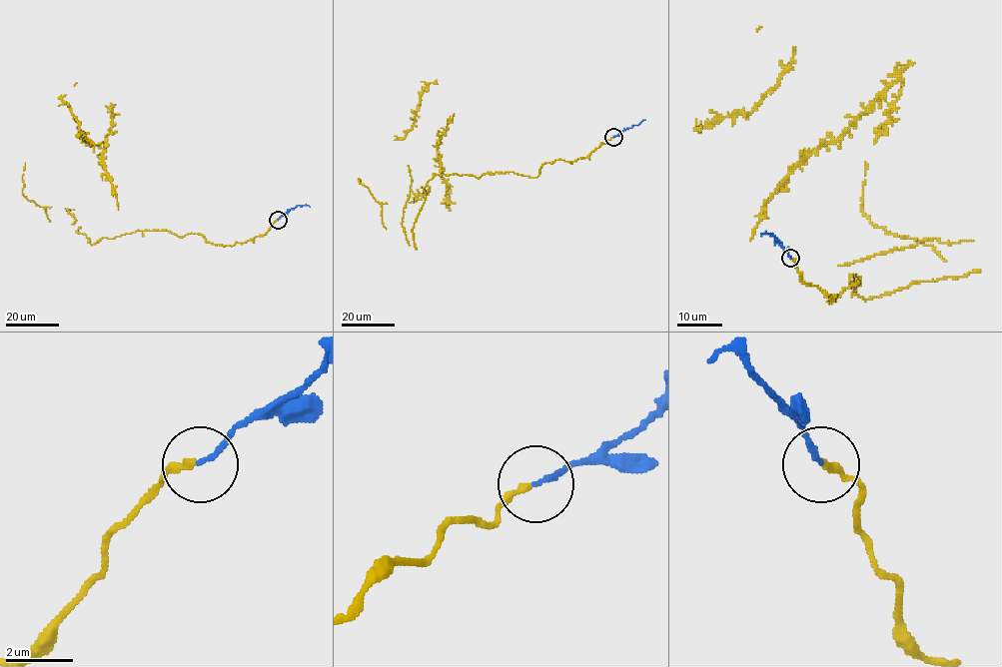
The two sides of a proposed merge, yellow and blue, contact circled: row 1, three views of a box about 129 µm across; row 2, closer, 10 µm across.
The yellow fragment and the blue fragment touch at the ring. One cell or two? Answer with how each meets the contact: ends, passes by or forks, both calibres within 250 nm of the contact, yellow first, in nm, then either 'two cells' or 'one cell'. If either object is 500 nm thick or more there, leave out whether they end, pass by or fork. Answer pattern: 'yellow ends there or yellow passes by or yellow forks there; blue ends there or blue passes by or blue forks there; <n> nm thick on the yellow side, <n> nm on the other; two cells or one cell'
yellow ends there; blue ends there; 220 nm thick on the yellow side, 140 nm on the other; one cell

